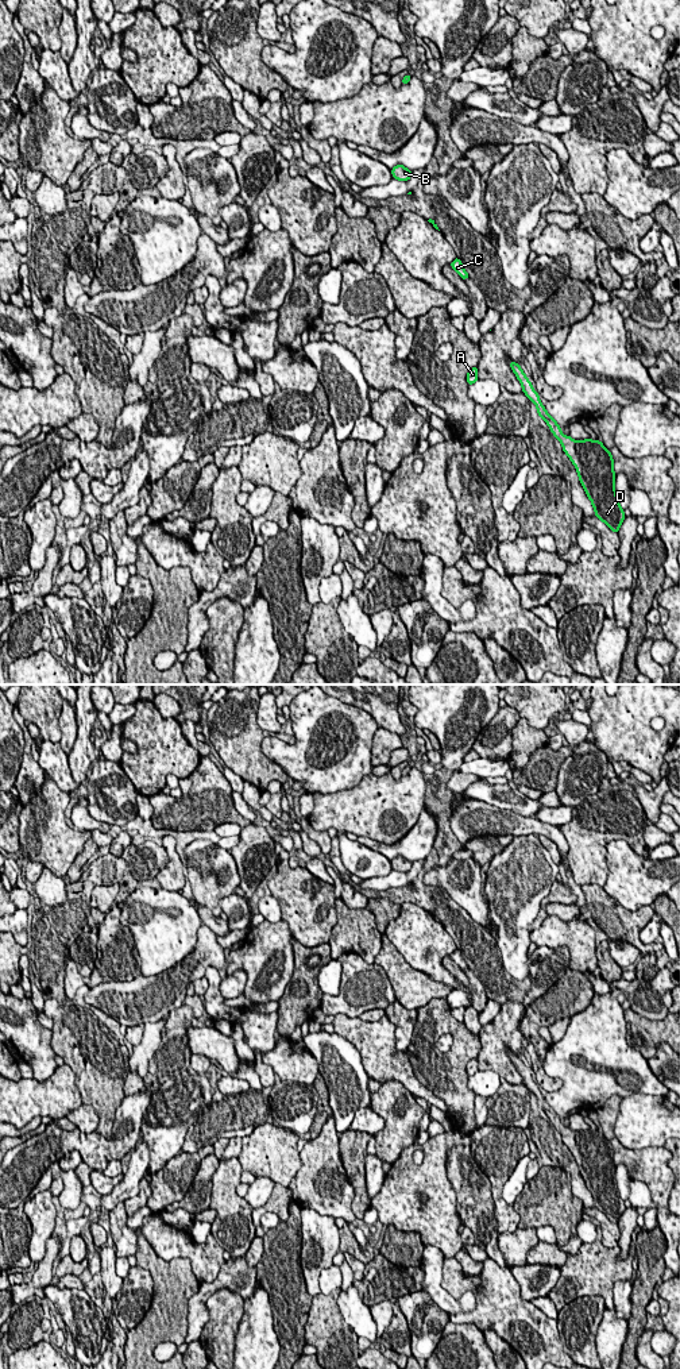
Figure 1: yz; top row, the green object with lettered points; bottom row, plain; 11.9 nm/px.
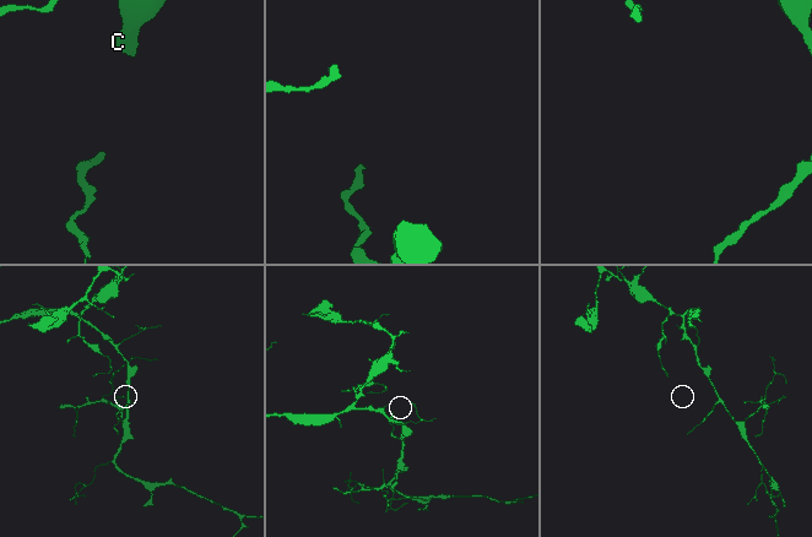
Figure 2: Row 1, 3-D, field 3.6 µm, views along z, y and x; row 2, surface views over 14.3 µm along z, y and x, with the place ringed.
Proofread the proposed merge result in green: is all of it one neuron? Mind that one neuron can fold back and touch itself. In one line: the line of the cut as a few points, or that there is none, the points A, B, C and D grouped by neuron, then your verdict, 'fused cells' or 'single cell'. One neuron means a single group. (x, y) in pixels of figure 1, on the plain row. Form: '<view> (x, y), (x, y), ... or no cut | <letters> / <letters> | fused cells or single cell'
no cut | A B C D | single cell

